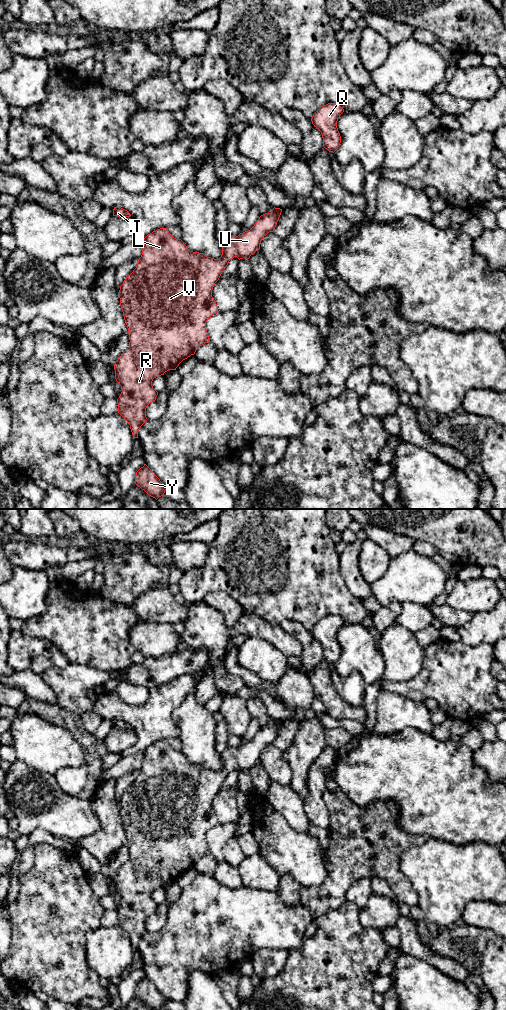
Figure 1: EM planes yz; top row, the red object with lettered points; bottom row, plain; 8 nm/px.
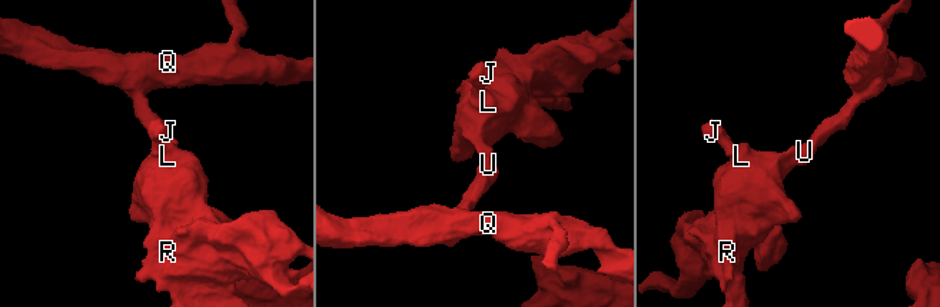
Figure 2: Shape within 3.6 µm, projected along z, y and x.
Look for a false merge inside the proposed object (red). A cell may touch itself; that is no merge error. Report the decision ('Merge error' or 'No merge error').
No merge error

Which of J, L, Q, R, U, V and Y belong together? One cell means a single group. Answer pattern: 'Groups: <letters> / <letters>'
Groups: J L Q R U V Y

